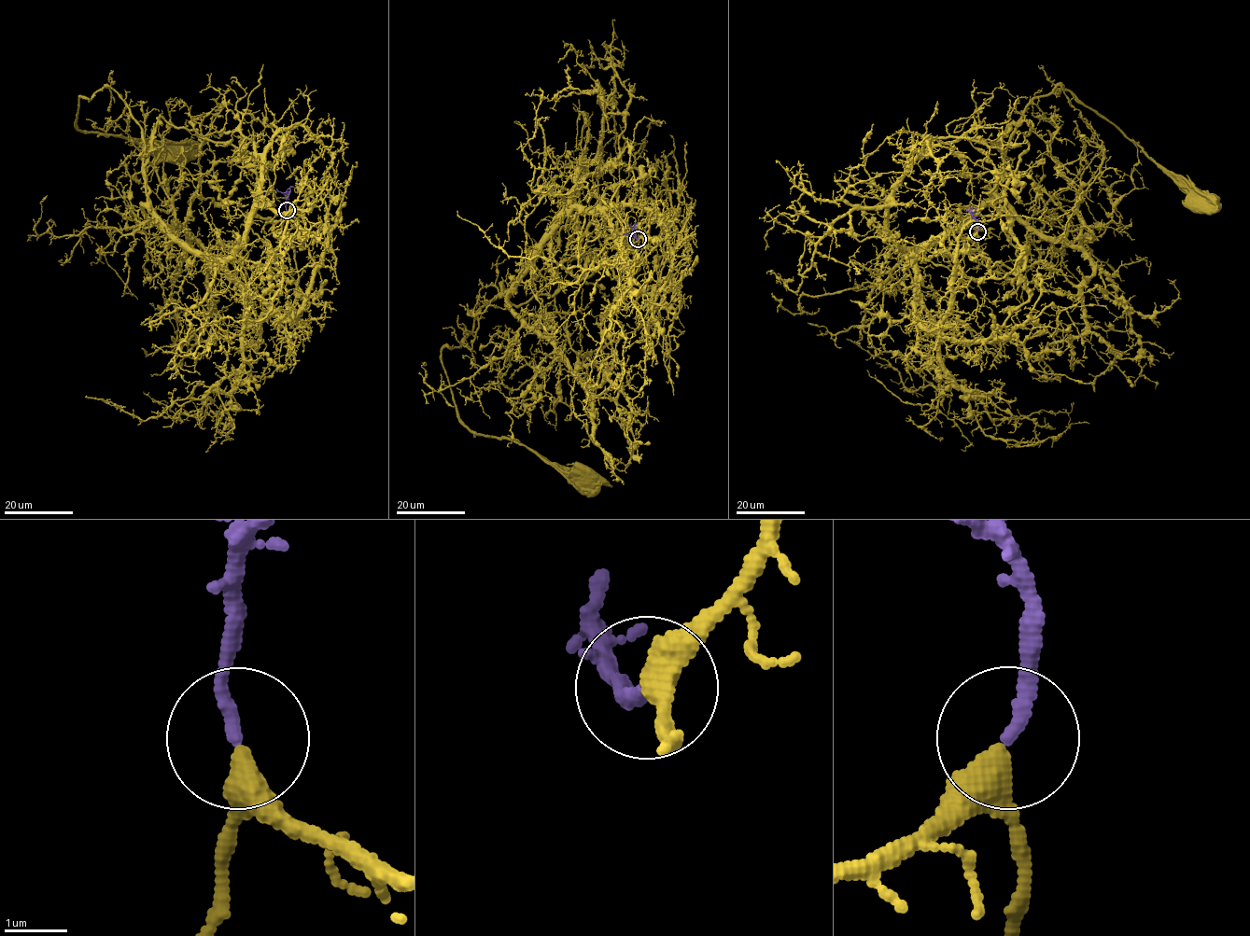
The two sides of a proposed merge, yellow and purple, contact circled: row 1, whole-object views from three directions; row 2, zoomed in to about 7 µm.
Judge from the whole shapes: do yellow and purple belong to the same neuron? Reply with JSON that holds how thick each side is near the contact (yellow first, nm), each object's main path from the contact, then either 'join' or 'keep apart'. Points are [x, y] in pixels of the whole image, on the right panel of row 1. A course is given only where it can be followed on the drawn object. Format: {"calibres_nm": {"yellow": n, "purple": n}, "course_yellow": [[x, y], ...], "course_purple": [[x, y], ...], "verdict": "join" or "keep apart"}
{"calibres_nm": {"yellow": 360, "purple": 200}, "course_yellow": [[977, 231], [956, 258], [950, 310], [929, 327], [914, 261], [978, 213], [1017, 122], [1061, 85], [1203, 201]], "course_purple": [[977, 230], [978, 221], [972, 213], [976, 208]], "verdict": "join"}

